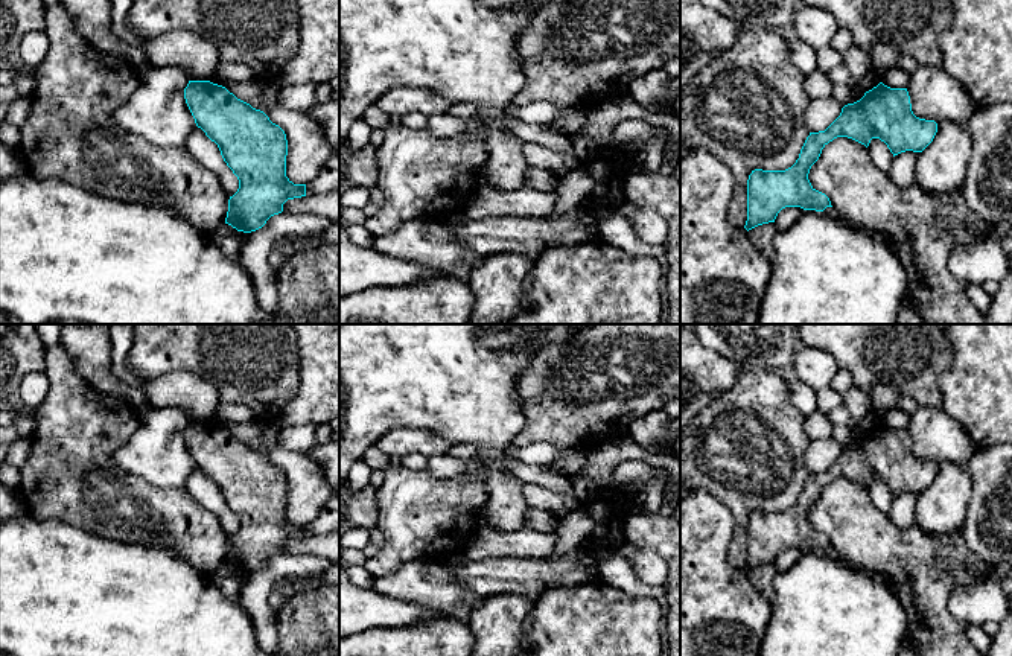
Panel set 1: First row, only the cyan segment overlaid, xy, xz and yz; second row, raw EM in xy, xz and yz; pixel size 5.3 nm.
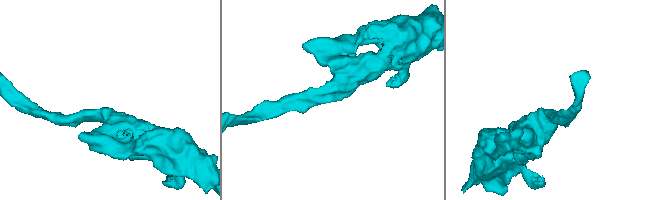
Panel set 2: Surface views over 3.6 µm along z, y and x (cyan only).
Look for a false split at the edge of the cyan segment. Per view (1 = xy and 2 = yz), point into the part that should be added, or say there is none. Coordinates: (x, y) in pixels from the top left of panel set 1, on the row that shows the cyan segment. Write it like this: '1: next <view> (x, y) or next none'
1: next none
2: next none

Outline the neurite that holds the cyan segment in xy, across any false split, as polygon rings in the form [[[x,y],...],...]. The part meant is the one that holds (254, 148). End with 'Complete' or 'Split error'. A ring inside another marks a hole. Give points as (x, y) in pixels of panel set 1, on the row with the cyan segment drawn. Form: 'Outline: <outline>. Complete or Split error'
Outline: [[[189,81],[184,99],[196,126],[218,145],[224,161],[239,180],[237,192],[228,199],[225,224],[237,231],[256,231],[271,216],[282,213],[288,199],[306,196],[306,184],[294,184],[286,177],[286,134],[263,111],[210,81]]]. Complete

